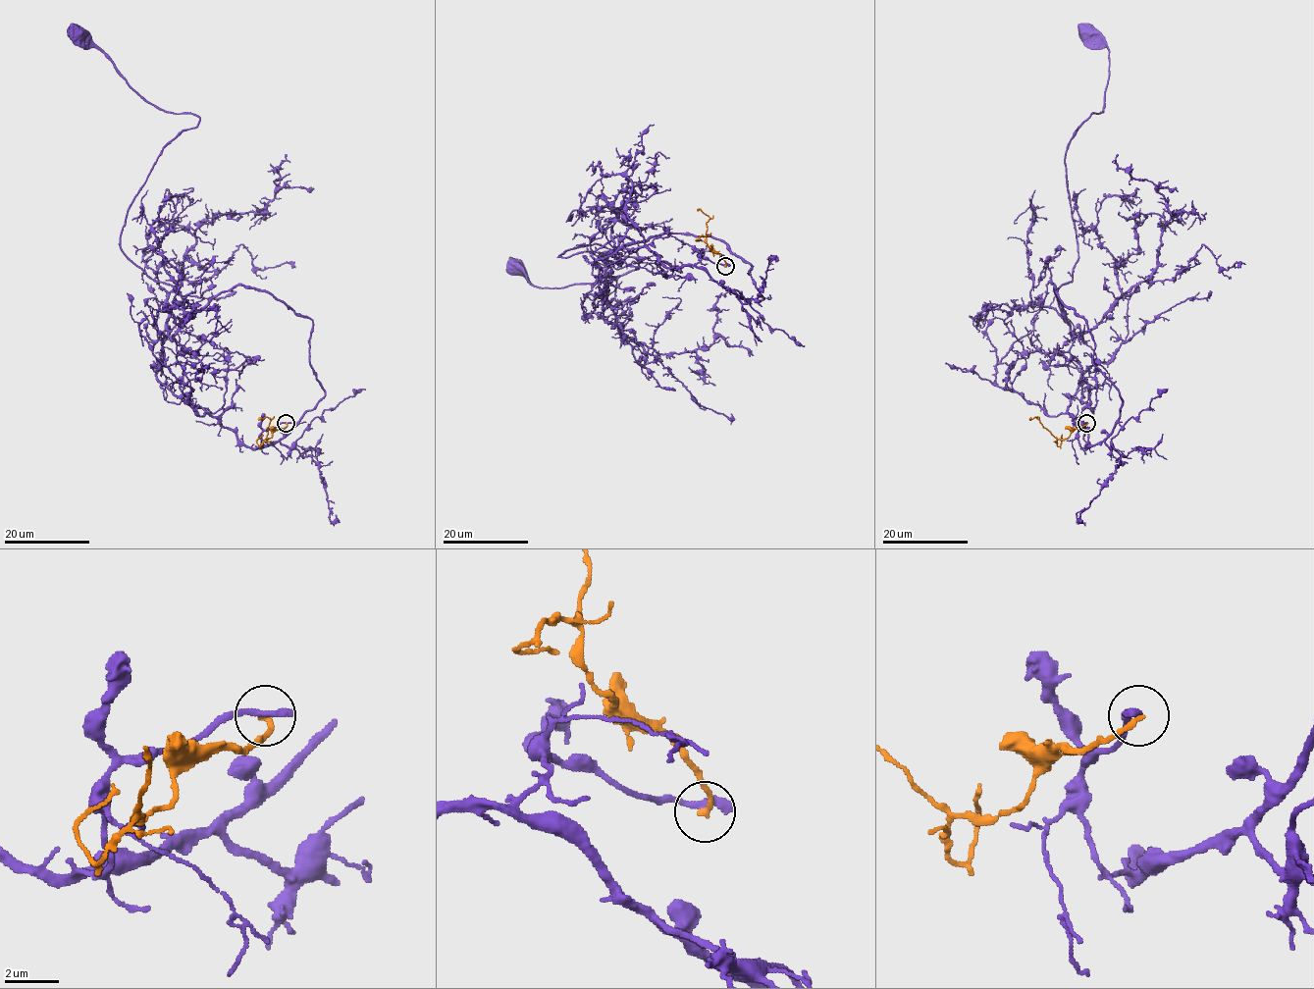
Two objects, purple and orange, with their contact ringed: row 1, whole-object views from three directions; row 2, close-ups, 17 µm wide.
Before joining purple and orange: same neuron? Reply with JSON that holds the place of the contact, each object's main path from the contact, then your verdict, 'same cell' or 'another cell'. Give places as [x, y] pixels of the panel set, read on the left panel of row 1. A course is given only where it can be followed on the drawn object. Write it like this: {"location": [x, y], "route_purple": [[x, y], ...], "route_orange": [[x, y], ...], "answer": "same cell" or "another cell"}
{"location": [286, 423], "route_purple": [[287, 423], [248, 447], [167, 386], [193, 310], [120, 233], [158, 154], [199, 119], [146, 102], [76, 34]], "route_orange": [[287, 423], [266, 439], [270, 420], [267, 417], [257, 419]], "answer": "another cell"}

